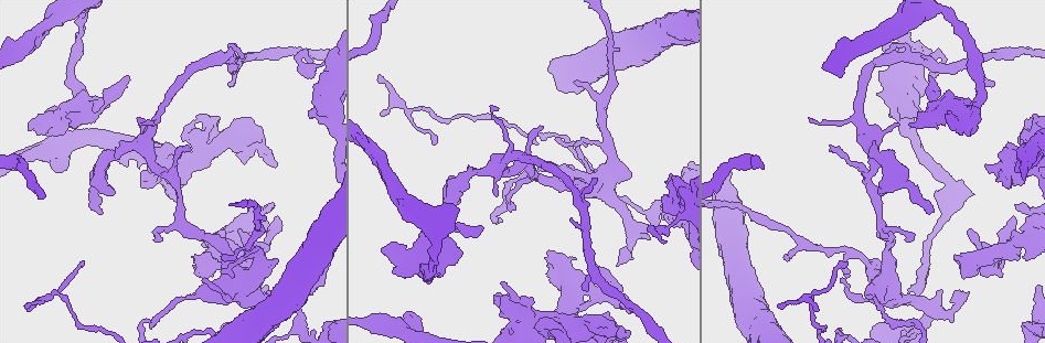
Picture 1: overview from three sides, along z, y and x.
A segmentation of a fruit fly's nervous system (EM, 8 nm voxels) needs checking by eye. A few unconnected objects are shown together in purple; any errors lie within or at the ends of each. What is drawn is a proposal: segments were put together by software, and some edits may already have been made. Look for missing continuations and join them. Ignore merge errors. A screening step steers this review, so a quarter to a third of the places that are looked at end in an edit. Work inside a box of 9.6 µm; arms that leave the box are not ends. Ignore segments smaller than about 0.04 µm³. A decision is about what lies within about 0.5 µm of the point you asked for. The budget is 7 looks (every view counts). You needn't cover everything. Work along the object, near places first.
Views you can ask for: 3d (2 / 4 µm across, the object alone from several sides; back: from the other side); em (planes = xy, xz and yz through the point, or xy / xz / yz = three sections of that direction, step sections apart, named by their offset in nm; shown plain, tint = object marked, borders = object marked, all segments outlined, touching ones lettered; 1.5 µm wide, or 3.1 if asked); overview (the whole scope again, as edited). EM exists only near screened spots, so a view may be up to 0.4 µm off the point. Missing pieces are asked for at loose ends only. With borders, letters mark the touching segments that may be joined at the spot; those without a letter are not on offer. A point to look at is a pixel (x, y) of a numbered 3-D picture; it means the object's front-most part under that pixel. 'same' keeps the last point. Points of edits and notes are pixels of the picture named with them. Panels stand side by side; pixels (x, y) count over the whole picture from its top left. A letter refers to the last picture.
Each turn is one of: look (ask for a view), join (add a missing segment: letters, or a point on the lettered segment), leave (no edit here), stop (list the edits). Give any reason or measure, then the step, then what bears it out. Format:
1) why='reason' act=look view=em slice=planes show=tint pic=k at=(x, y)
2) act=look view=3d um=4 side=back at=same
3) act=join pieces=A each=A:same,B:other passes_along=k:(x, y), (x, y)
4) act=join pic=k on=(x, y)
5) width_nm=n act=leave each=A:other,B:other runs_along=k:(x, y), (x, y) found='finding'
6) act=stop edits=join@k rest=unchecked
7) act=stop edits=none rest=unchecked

why='an open end' act=look view=3d um=4 side=back pic=1 at=(494, 303)

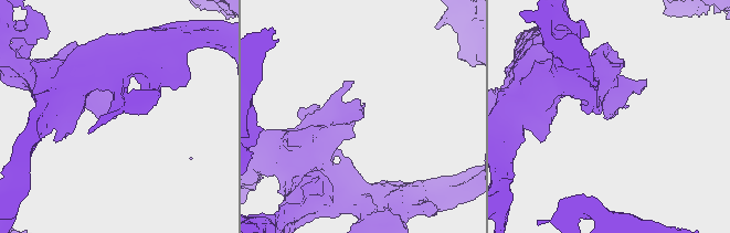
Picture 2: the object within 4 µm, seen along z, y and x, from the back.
why='need the tissue' act=look view=em slice=xy step=8 show=tint pic=2 at=(363, 115)

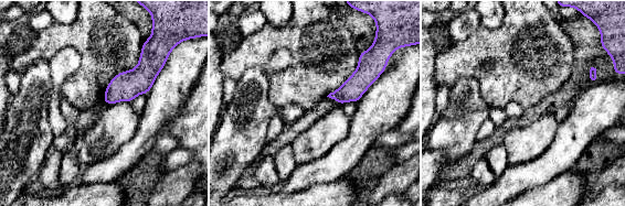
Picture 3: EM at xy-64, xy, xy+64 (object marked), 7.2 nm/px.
why='another direction' act=look view=em slice=planes show=borders at=same

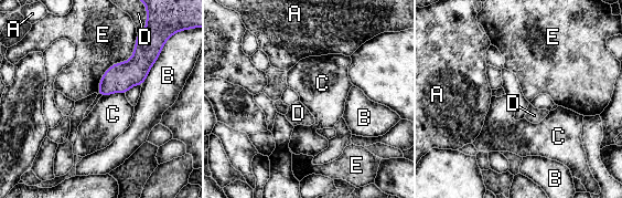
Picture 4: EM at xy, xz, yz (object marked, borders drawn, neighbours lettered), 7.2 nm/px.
act=leave each=A:other,B:other,C:other,D:other,E:other border=4:(137, 33), (97, 93) found='none of them fits'

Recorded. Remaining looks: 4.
why='tapers out' act=look view=em slice=planes show=borders pic=1 at=(1023, 325)

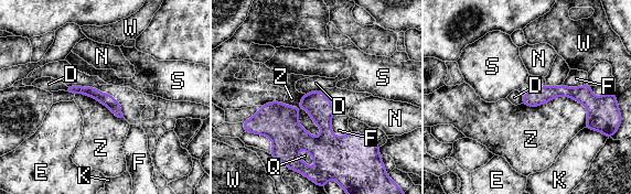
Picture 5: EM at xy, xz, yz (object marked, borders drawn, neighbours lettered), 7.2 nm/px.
act=leave each=D:other,E:other,F:other,K:other,N:other,Q:other,S:other,W:other,Z:other found='no lettered segment goes on from it'

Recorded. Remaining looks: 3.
why='tapers out' act=look view=em slice=planes show=plain pic=1 at=(233, 82)

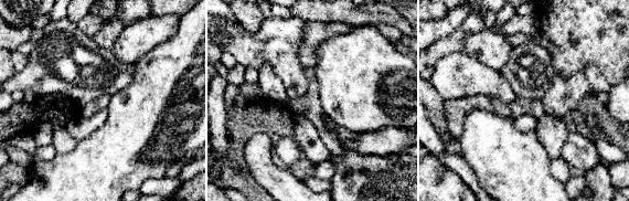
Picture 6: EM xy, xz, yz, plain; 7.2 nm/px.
why='what lies round it' act=look view=em slice=planes show=borders at=same

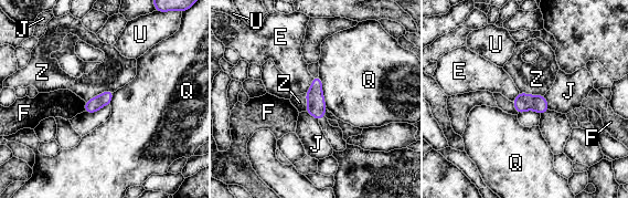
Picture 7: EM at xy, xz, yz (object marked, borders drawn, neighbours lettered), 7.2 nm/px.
act=leave each=E:other,F:other,J:other,Q:other,U:other,Z:other border=7:(318, 75), (327, 108) found='no lettered segment goes on from it'

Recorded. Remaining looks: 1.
act=stop edits=none rest=unchecked

